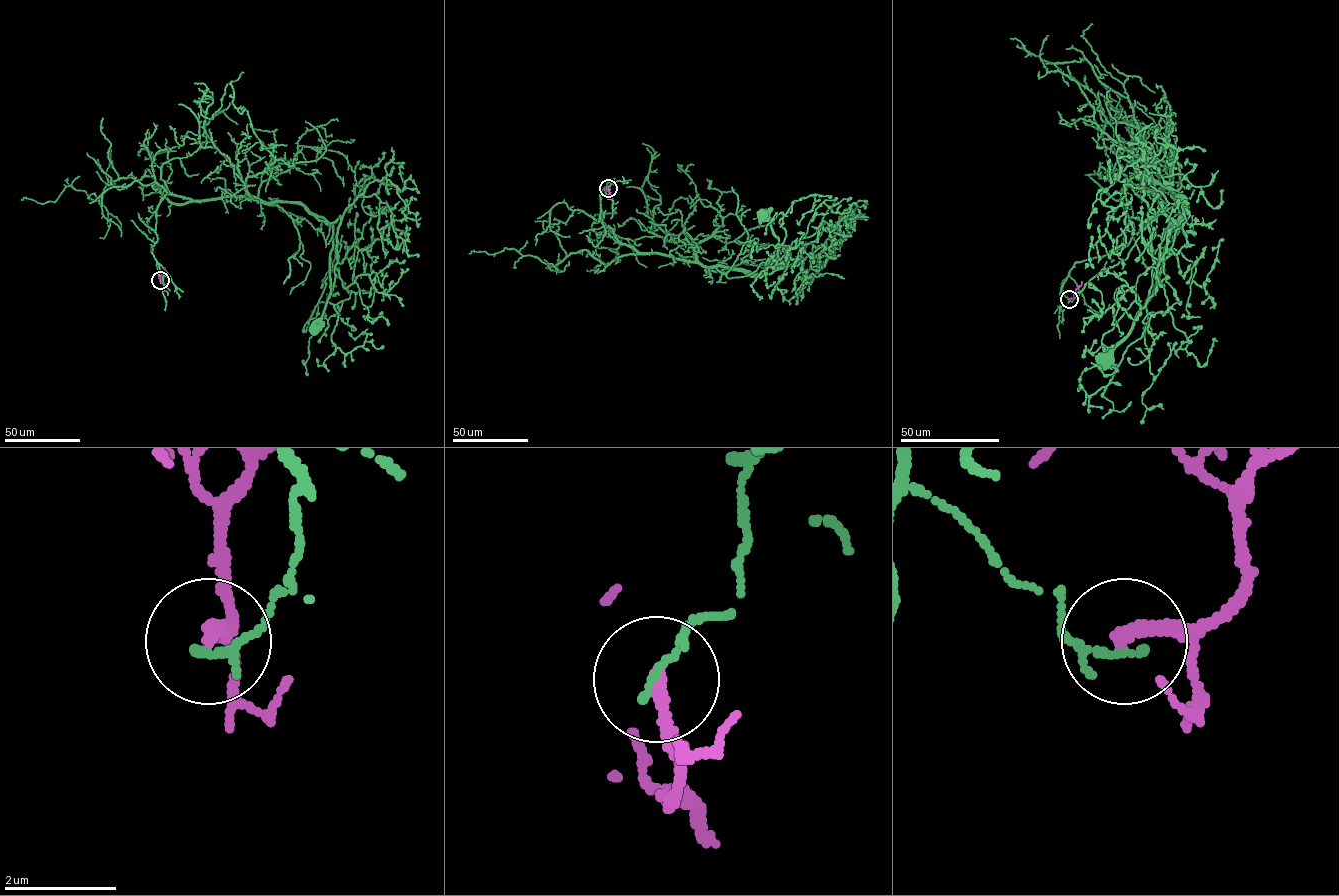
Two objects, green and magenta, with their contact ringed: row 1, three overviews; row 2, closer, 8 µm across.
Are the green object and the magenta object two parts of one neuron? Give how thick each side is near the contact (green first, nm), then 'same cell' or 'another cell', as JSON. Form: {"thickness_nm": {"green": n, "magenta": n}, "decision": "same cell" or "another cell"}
{"thickness_nm": {"green": 90, "magenta": 260}, "decision": "another cell"}

